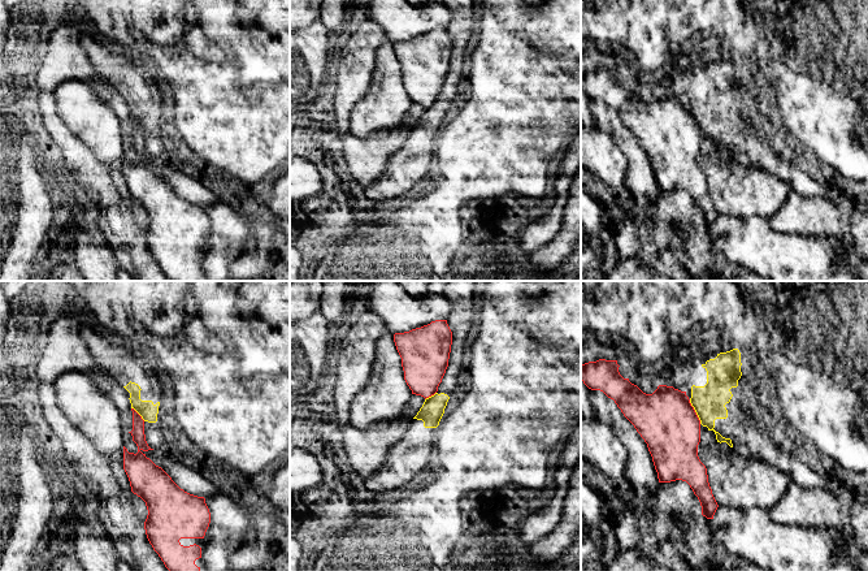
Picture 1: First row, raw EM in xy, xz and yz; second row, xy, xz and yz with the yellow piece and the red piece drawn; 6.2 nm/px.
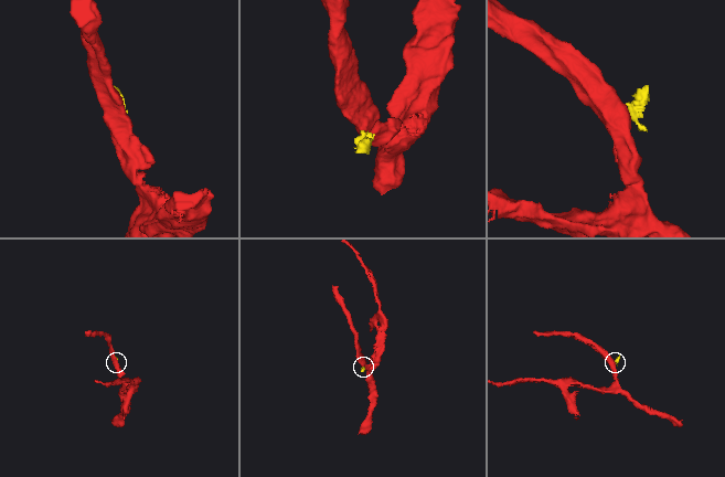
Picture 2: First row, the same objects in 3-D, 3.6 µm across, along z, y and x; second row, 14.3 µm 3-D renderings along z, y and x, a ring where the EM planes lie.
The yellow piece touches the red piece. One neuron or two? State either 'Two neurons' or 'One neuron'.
Two neurons

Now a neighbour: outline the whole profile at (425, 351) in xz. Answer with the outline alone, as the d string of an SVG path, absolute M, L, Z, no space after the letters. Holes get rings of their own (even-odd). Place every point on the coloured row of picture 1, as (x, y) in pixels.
M435 320L409 332L395 333L394 342L412 394L425 399L434 395L448 367L451 352L452 332L447 320Z

